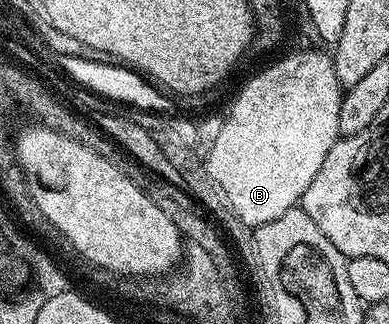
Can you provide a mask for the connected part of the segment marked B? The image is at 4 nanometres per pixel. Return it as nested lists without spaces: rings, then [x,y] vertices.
[[[297,49],[297,54],[292,54],[289,58],[280,58],[273,66],[268,66],[265,70],[260,70],[240,91],[236,94],[236,99],[232,102],[228,114],[223,115],[224,123],[220,133],[220,141],[217,142],[216,150],[213,150],[213,173],[216,175],[220,193],[228,201],[228,207],[237,217],[241,218],[248,226],[258,227],[262,224],[270,224],[270,220],[278,220],[278,216],[285,214],[287,210],[293,209],[303,199],[306,188],[310,188],[310,180],[318,176],[318,168],[322,168],[322,160],[326,160],[326,152],[341,137],[338,128],[338,112],[340,111],[340,100],[342,97],[342,87],[338,76],[334,72],[334,64],[327,53],[319,54],[319,49]]]

